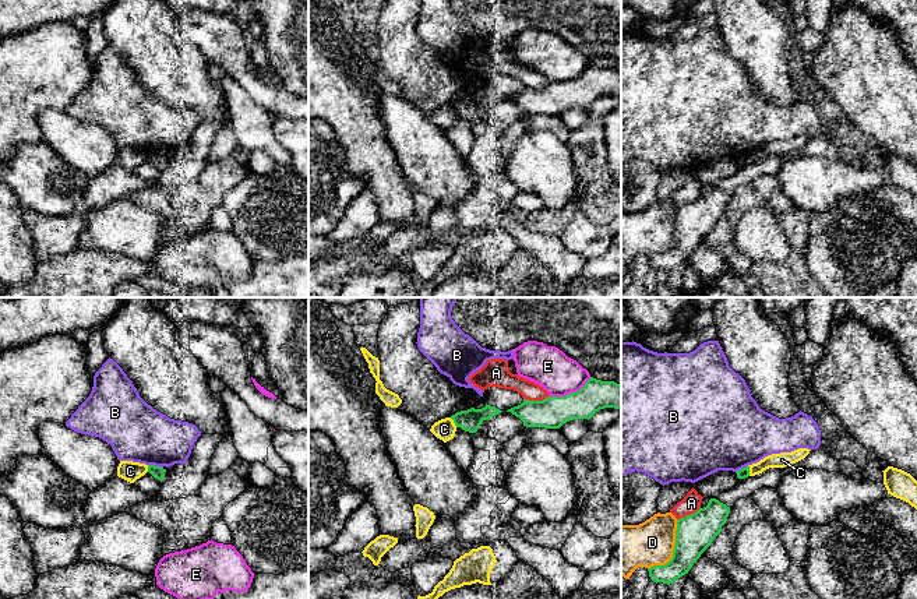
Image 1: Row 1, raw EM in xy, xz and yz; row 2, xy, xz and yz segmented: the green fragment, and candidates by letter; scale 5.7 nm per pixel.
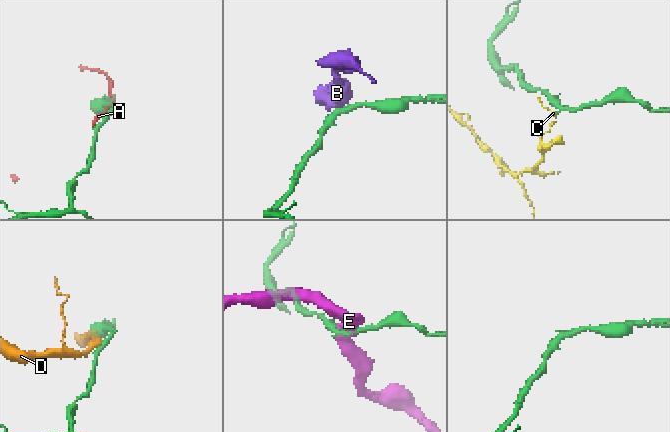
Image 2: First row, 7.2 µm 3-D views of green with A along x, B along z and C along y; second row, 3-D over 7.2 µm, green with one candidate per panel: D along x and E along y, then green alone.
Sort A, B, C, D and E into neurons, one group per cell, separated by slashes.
A / B / C / D / E

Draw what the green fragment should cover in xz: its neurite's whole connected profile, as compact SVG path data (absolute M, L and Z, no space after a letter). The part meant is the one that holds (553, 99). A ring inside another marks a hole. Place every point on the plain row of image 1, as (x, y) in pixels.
M590 64L585 73L565 84L528 88L508 96L526 114L560 116L574 106L590 106L604 95L621 96L621 73Z

